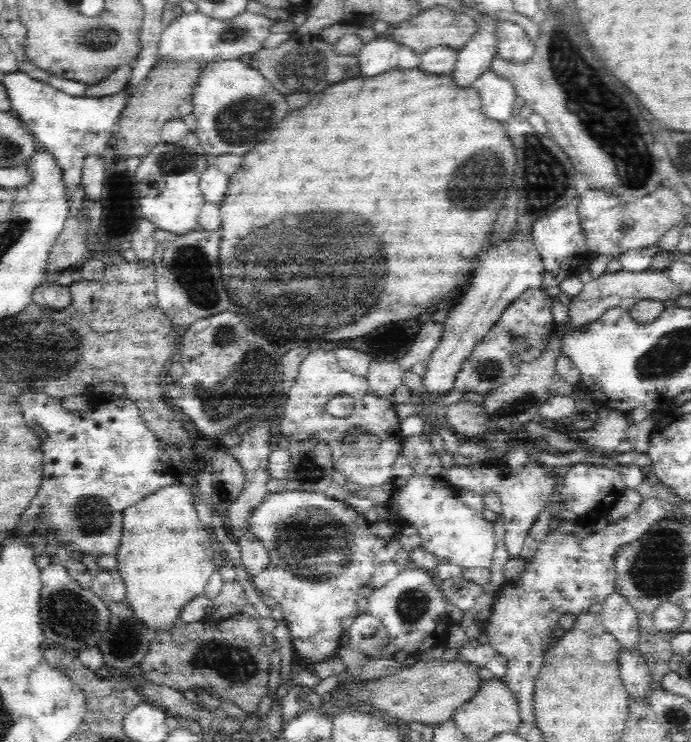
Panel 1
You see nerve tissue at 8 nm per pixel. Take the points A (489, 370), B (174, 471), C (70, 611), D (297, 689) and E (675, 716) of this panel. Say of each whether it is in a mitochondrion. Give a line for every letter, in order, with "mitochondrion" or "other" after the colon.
A: mitochondrion
B: other
C: mitochondrion
D: other
E: mitochondrion

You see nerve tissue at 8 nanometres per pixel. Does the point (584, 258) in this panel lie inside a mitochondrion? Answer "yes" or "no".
no

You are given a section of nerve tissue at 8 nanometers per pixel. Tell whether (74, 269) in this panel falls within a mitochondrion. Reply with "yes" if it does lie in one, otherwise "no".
no

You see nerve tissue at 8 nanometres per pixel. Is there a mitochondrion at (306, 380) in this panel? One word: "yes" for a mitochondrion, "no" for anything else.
no

